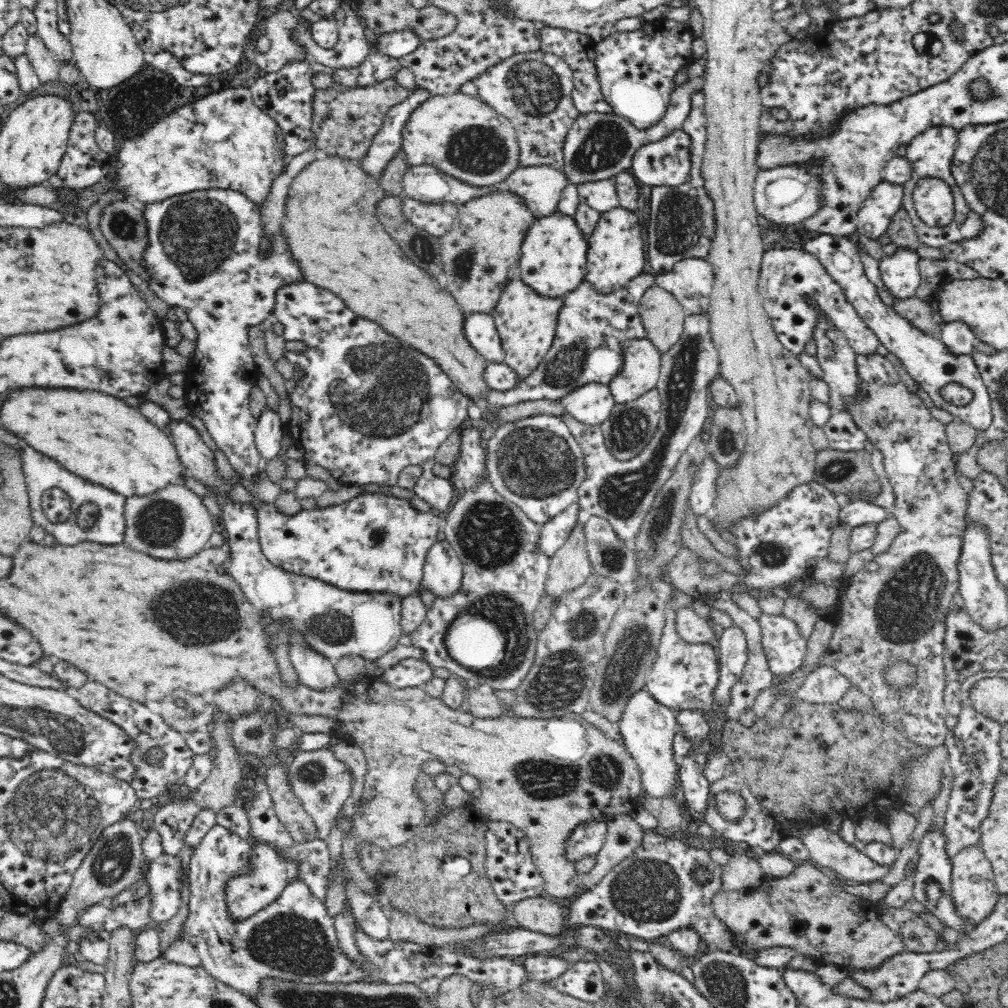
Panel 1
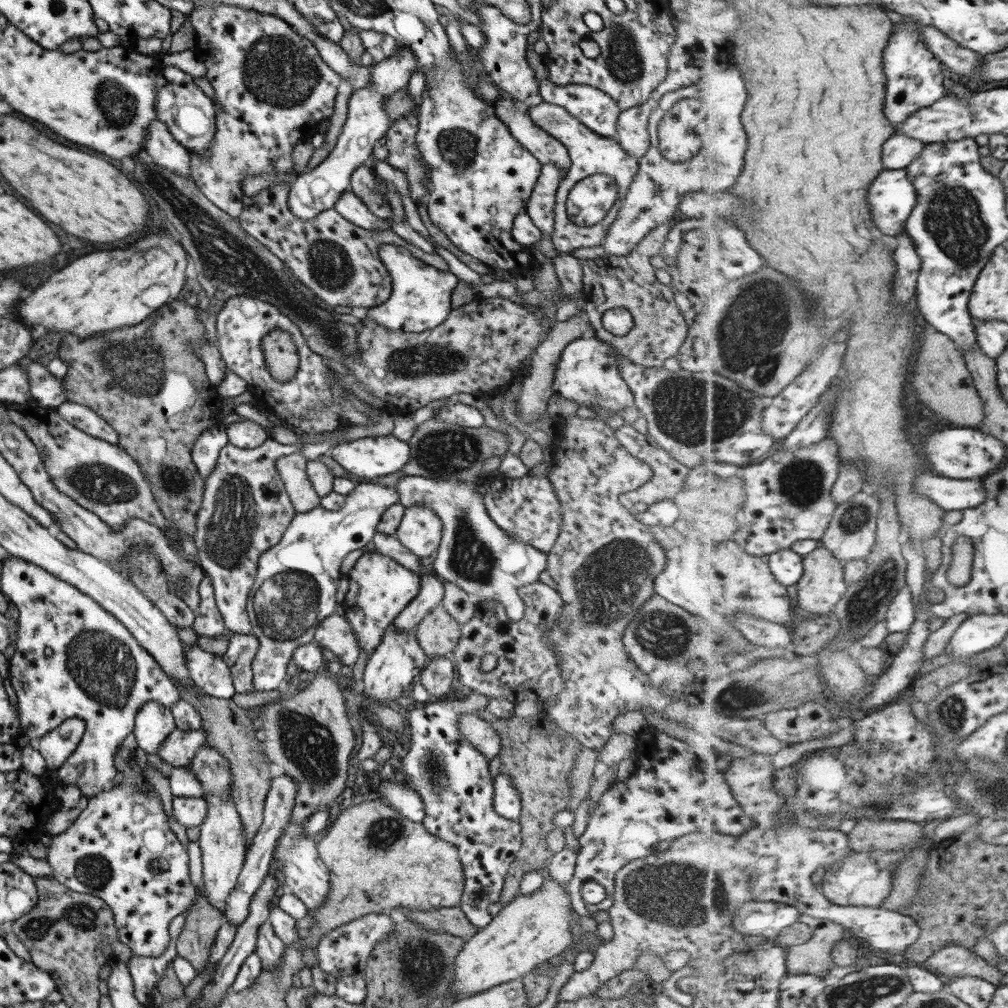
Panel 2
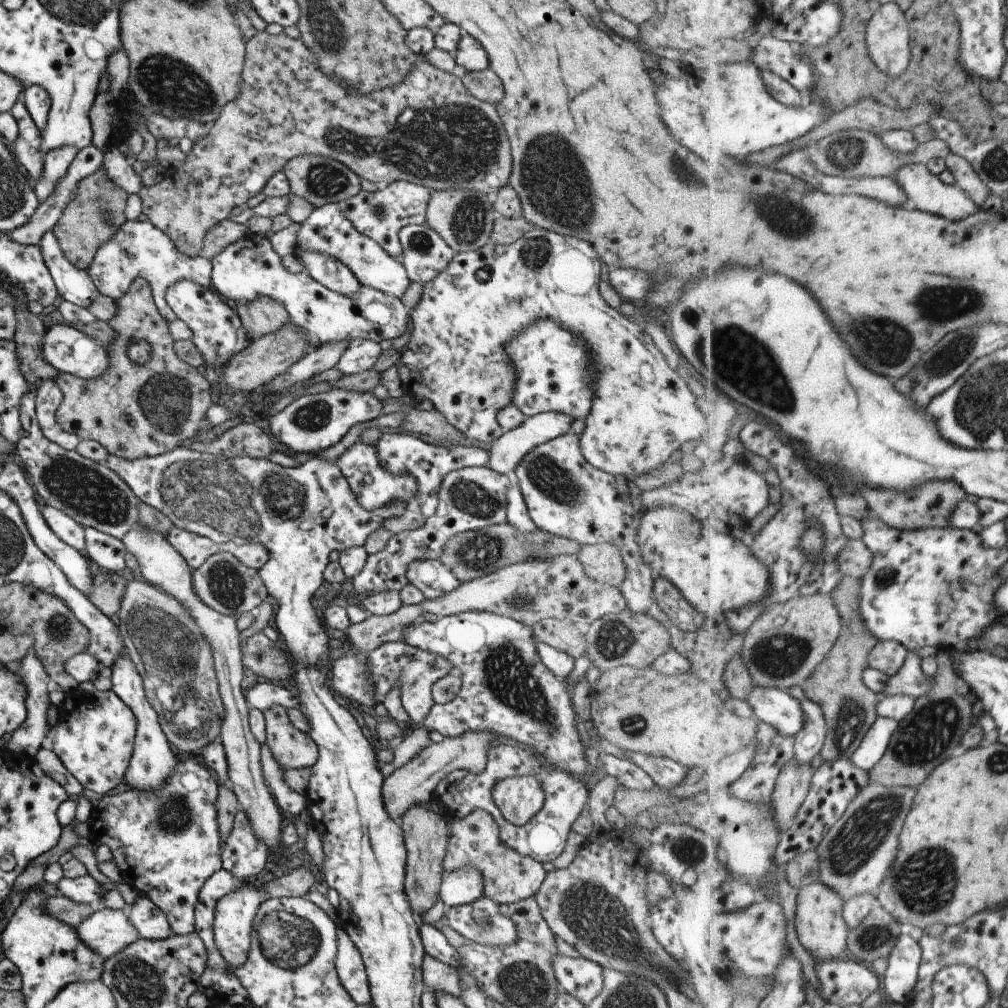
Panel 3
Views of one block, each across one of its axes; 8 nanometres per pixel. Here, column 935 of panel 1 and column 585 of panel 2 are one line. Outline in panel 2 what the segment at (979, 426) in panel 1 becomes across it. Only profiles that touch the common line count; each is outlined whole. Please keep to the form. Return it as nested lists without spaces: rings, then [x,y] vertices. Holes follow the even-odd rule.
[[[592,333],[585,335],[583,337],[579,337],[578,339],[572,340],[563,348],[561,351],[561,354],[559,356],[559,360],[557,360],[557,364],[555,364],[555,372],[553,372],[553,382],[551,382],[551,390],[553,390],[553,396],[562,396],[563,398],[571,399],[577,402],[578,404],[583,406],[599,406],[601,408],[606,408],[607,410],[612,410],[614,414],[617,414],[620,409],[632,406],[633,407],[633,396],[631,394],[631,391],[629,390],[629,387],[625,384],[625,381],[621,379],[621,373],[619,373],[619,369],[617,369],[617,361],[615,361],[615,358],[617,358],[618,352],[609,345],[609,343],[606,343],[605,341],[597,339],[597,337],[593,336]]]

